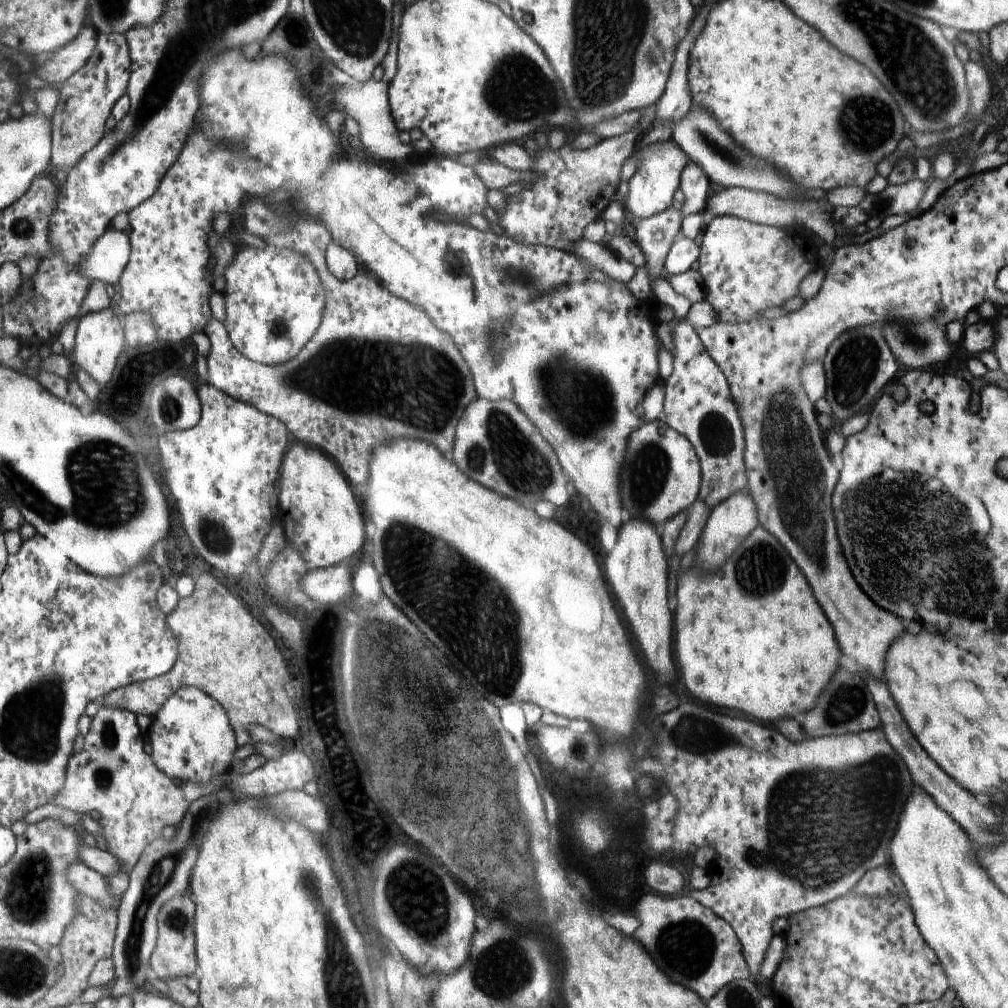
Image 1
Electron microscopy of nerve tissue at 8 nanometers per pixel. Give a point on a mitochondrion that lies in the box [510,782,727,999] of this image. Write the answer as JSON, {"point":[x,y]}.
{"point":[688,948]}

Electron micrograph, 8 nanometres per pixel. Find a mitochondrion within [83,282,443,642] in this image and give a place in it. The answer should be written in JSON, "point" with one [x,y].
{"point":[219,540]}

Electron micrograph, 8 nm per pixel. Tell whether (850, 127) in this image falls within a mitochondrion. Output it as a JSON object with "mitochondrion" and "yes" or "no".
{"mitochondrion":"yes"}

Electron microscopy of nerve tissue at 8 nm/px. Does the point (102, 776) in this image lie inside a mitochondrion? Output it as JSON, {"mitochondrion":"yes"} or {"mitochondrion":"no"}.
{"mitochondrion":"yes"}

